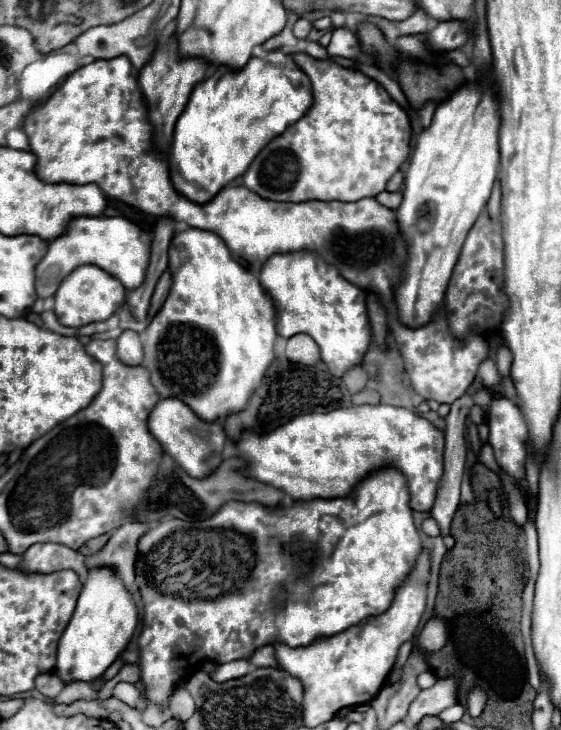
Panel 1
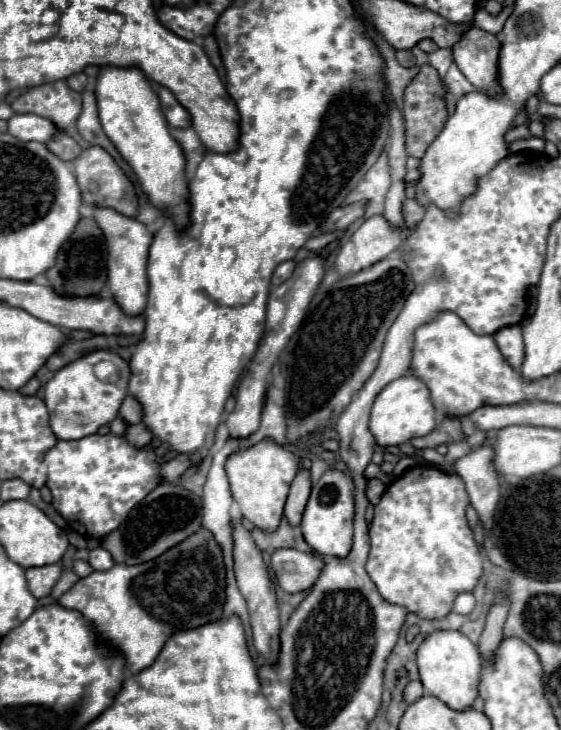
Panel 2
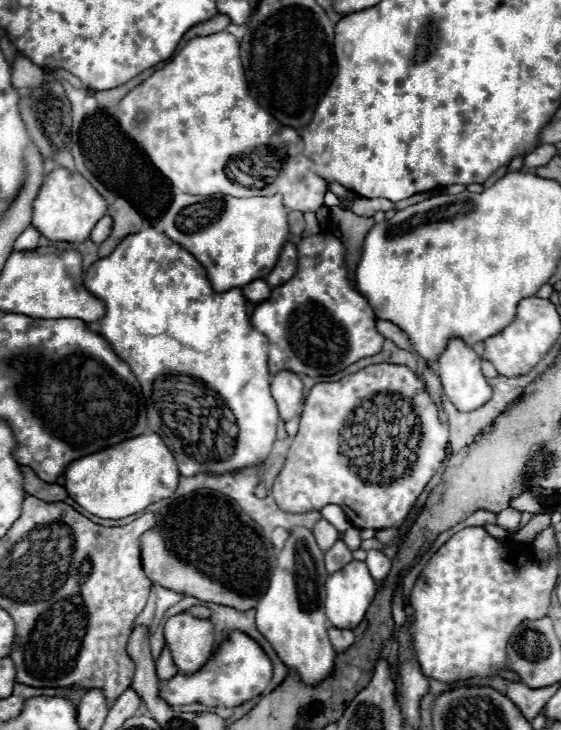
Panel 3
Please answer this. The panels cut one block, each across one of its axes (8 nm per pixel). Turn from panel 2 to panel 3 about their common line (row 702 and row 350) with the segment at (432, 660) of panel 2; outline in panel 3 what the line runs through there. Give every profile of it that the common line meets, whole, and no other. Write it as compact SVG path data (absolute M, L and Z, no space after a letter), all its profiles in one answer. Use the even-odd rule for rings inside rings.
M450 340L446 350L438 358L438 376L442 380L444 394L460 412L478 410L492 398L492 388L488 386L488 380L480 372L480 362L482 358L478 358L478 354L462 340Z

